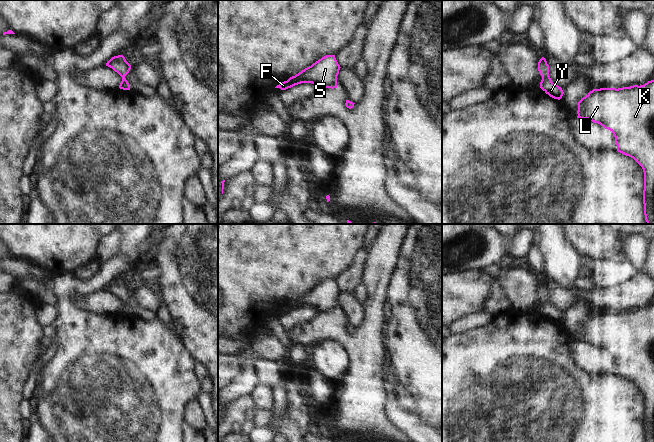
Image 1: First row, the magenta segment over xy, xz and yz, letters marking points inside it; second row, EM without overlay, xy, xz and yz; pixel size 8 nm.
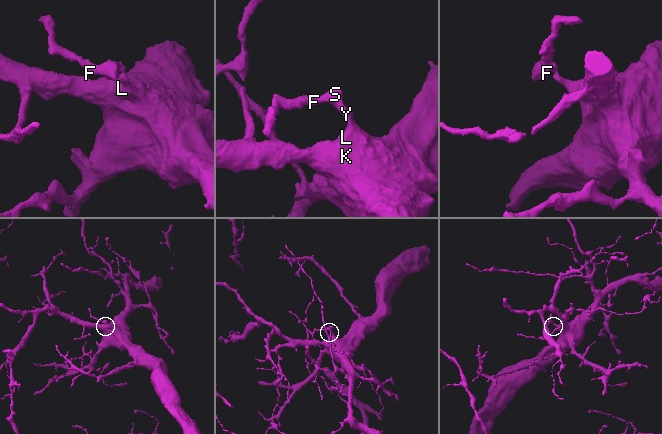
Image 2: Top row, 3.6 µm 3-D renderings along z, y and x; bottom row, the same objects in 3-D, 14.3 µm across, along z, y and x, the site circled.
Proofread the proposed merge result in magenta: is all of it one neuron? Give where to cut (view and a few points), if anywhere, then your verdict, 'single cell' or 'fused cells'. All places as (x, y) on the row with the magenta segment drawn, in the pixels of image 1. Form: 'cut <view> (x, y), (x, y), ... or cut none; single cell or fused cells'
cut none; single cell

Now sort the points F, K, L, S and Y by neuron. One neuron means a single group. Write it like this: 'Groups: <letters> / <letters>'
Groups: F K L S Y.

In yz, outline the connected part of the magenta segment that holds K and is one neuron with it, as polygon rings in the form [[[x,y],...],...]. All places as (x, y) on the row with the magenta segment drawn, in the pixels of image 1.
[[[654,80],[644,85],[623,88],[593,89],[578,102],[577,118],[588,119],[610,130],[617,145],[617,151],[633,158],[643,169],[643,204],[647,224],[654,224]]]

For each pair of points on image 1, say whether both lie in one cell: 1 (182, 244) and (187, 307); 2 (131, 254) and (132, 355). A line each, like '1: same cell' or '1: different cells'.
1: same cell
2: different cells

